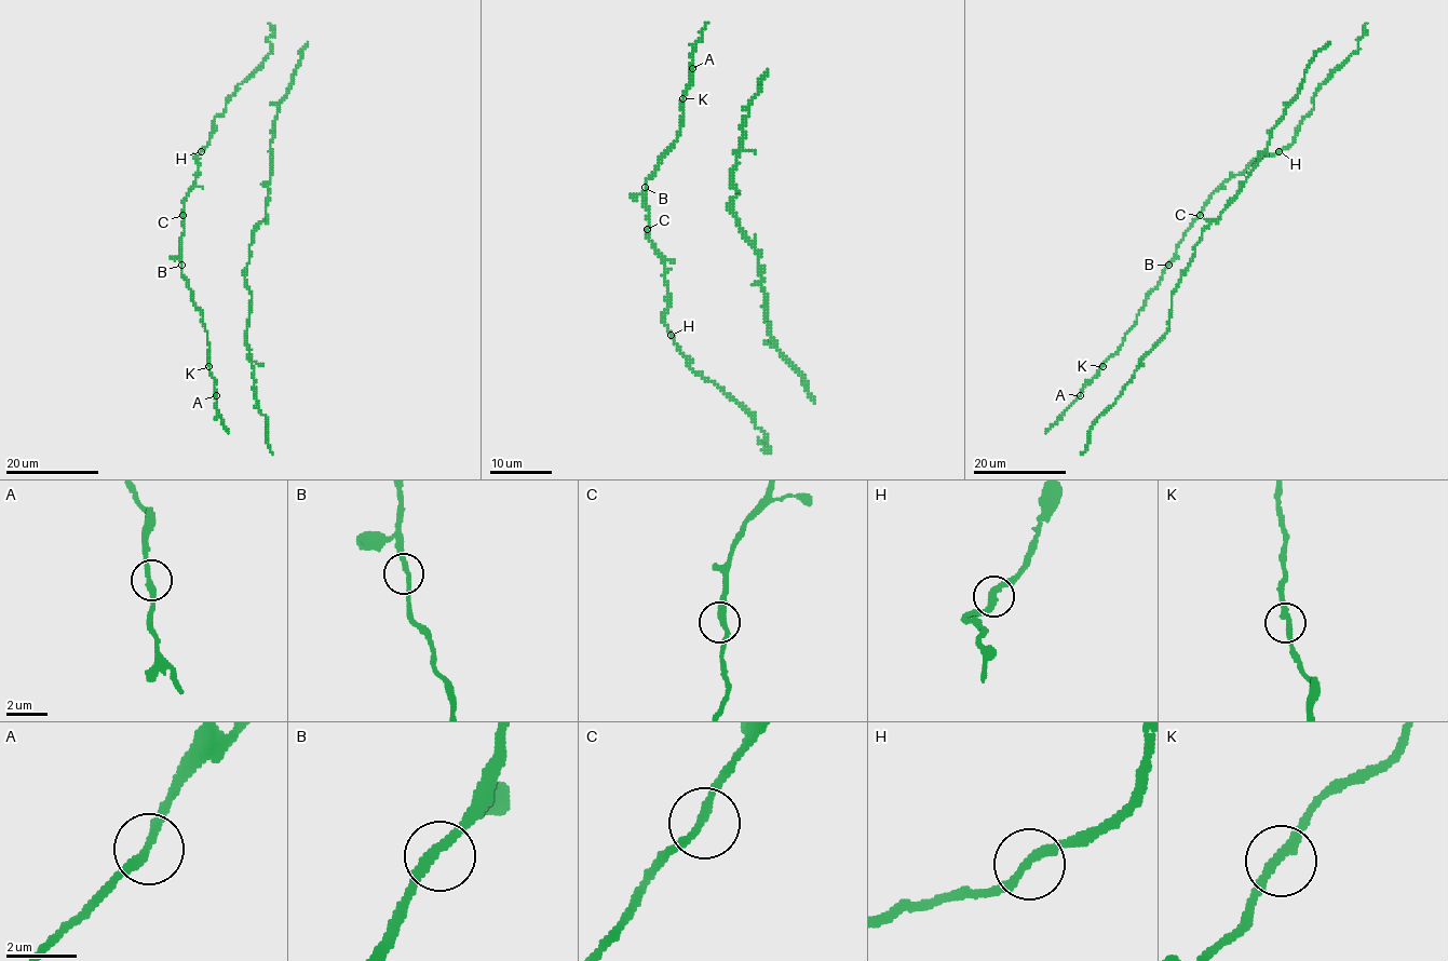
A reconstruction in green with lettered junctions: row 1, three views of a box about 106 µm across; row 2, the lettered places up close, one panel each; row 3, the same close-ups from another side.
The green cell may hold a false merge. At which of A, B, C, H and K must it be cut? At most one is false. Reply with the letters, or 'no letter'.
no letter

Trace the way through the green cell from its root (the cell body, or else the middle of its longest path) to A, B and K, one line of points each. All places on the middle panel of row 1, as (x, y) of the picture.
A: (679, 133), (682, 98), (690, 82), (692, 68)
B: (679, 133), (645, 187)
K: (679, 133), (682, 98)

